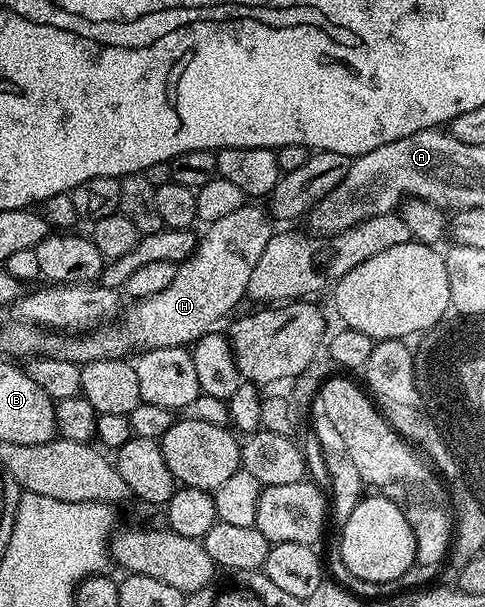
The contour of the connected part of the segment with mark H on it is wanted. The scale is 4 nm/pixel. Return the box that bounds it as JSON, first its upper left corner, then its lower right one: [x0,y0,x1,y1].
[71,203,273,363]

